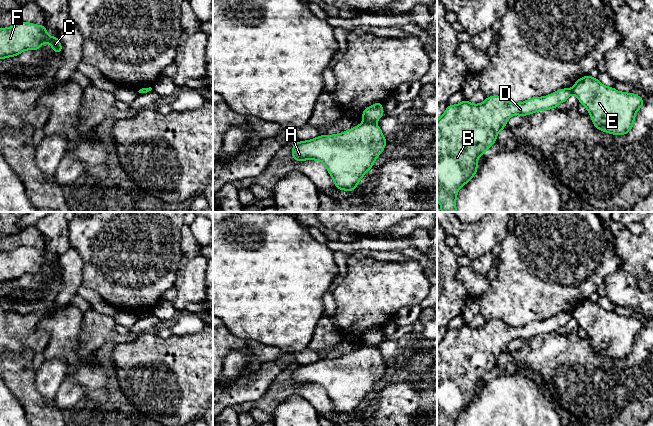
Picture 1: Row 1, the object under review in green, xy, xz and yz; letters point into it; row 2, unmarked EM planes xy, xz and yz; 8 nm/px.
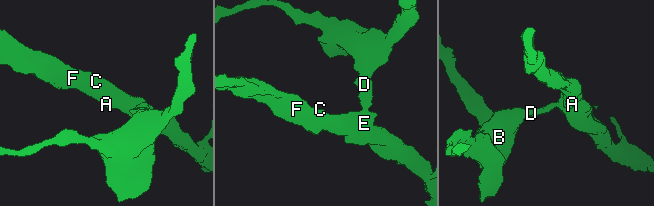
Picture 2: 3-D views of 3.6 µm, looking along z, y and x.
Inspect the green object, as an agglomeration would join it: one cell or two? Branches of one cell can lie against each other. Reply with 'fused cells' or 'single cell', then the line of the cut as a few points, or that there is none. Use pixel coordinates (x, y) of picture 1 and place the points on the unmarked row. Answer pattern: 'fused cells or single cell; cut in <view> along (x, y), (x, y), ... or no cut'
fused cells; cut in xz along (364, 344), (372, 347)

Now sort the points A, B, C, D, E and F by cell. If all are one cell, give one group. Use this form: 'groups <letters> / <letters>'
groups A C E F / B D

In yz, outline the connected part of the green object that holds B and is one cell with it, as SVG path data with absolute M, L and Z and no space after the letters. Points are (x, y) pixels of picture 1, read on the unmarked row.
M570 312L560 313L544 321L533 321L521 327L511 327L500 319L486 321L481 328L472 328L463 324L460 328L448 329L443 339L437 344L437 425L456 426L457 417L468 407L478 394L477 383L491 371L497 359L506 350L507 344L513 339L526 340L542 334L557 332L571 318Z

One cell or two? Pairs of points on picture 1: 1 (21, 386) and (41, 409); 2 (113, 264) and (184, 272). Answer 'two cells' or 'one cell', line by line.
1: one cell
2: two cells

